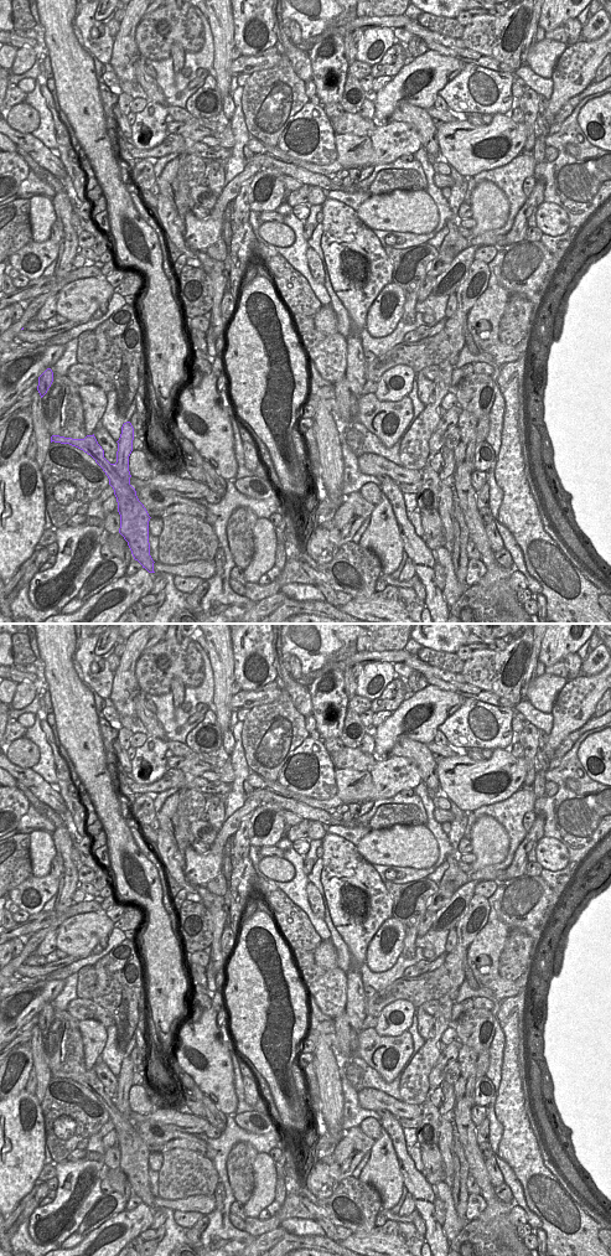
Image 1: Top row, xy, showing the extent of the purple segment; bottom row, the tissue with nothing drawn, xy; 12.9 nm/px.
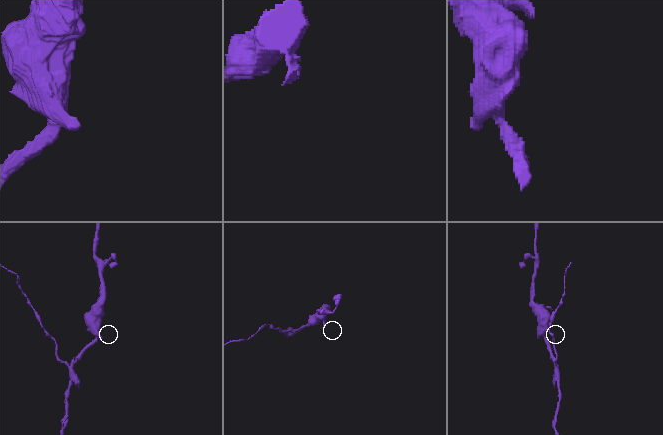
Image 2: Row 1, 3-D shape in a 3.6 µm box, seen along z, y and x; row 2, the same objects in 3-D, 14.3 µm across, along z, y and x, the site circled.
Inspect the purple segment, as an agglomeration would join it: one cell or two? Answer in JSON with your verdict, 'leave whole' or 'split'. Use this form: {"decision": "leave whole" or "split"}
{"decision": "split"}

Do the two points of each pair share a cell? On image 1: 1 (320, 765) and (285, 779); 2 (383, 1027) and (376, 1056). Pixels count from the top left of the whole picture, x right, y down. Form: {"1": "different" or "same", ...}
{"1": "same", "2": "different"}

